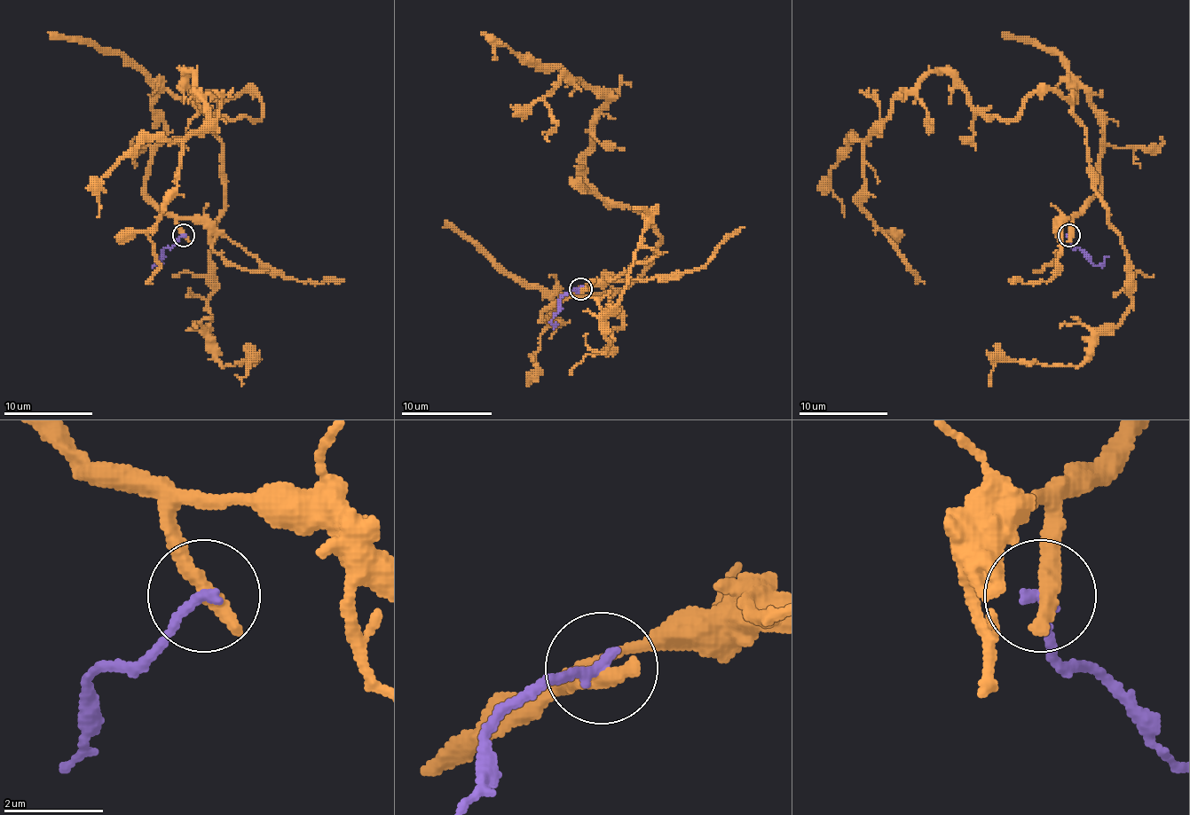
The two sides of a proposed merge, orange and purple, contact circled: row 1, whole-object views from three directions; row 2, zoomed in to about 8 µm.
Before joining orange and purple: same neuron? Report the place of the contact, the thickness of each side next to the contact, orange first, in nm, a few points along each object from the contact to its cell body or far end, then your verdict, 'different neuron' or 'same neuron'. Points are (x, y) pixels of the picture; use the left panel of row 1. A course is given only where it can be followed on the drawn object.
(183, 235) | 440/220 nm | orange via (184, 234), (145, 194), (157, 85), (261, 116), (203, 114), (193, 72), (208, 123), (153, 284) | purple via (184, 234), (163, 250), (163, 259), (154, 265), (159, 259), (157, 256) | different neuron

